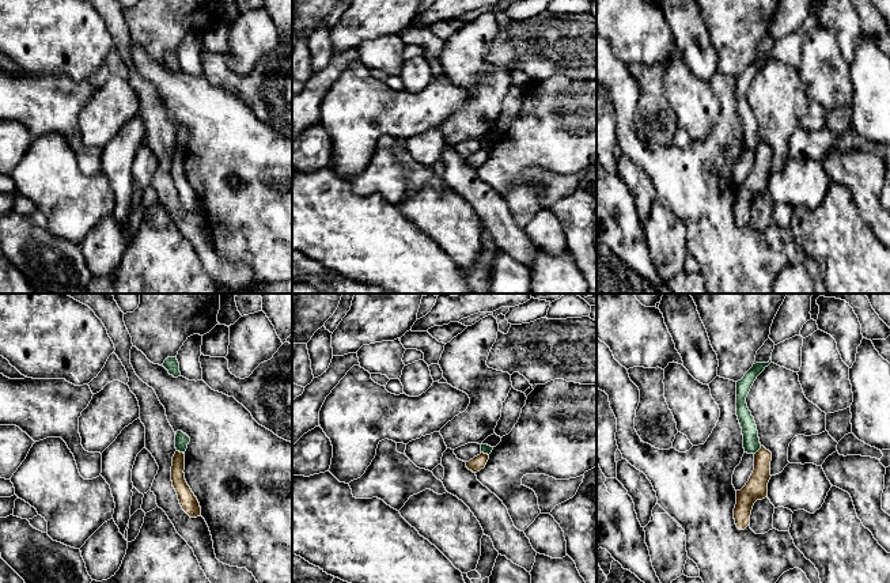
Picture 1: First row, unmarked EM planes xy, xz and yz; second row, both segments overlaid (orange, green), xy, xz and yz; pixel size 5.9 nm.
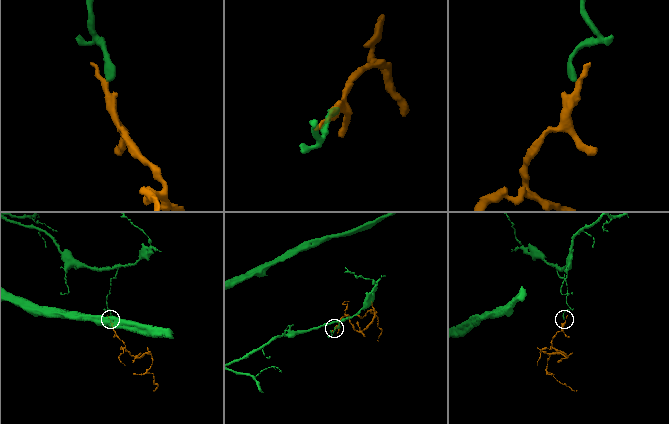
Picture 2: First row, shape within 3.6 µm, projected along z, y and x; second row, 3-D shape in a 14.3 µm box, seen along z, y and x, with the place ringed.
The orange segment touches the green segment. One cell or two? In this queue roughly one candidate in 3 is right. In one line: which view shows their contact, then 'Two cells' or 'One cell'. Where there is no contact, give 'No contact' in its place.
Touches orange in yz. Two cells

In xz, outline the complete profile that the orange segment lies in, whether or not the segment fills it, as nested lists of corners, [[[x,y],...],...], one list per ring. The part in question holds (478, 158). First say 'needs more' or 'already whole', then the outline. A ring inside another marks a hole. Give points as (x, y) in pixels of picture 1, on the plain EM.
already whole; [[[481,148],[480,151],[474,152],[469,158],[466,158],[466,163],[471,166],[473,169],[480,167],[481,164],[485,163],[486,158],[489,155],[488,149]]]

